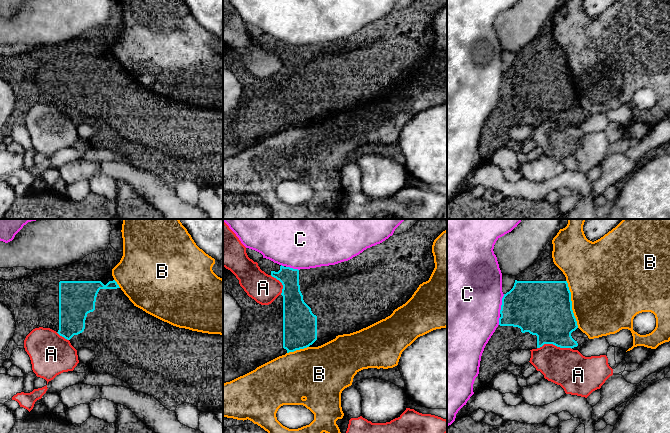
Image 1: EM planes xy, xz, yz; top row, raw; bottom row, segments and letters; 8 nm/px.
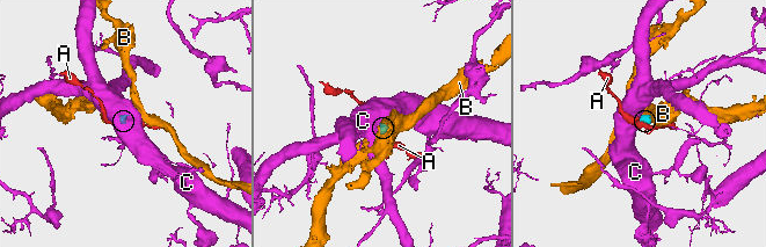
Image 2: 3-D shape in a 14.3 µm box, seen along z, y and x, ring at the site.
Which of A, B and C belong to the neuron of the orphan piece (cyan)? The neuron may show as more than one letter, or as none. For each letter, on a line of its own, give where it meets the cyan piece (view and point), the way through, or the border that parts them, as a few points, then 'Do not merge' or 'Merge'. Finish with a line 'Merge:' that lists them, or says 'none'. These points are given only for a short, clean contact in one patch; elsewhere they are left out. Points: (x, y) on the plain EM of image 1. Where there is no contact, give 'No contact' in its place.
A: Touches cyan at yz (554, 120). Do not merge
B: Touches cyan at yz (571, 80). Do not merge
C: Touches cyan at yz (502, 80). Boundary: yz (504, 70), (499, 89). Do not merge
Merge: none

